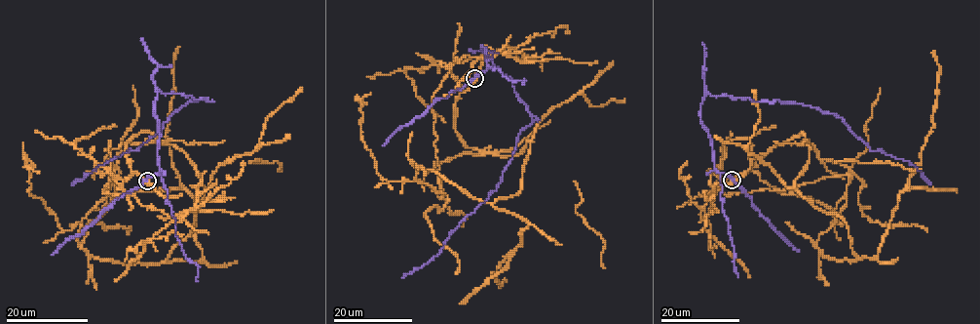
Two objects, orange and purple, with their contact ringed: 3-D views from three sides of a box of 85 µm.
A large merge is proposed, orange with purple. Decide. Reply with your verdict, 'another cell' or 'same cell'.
another cell

